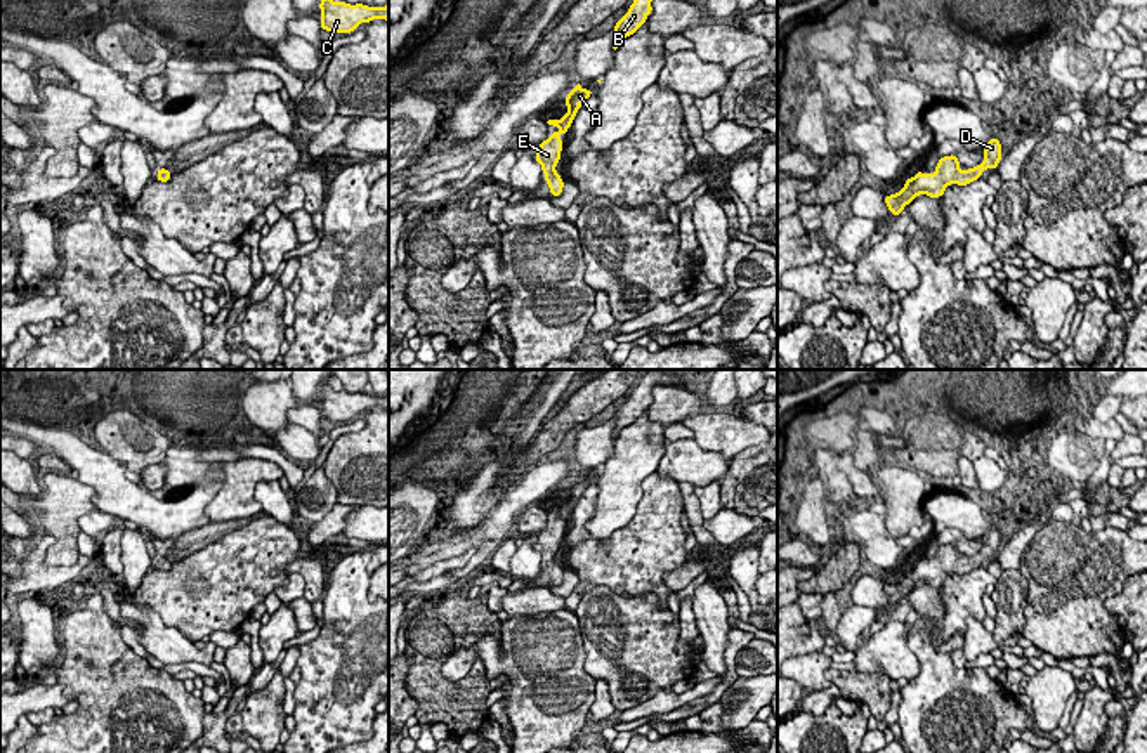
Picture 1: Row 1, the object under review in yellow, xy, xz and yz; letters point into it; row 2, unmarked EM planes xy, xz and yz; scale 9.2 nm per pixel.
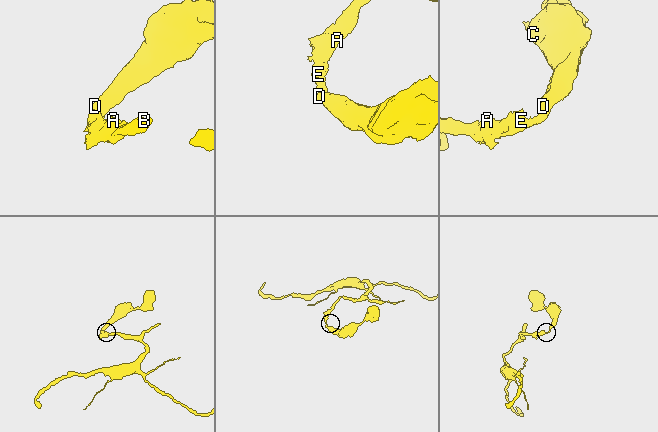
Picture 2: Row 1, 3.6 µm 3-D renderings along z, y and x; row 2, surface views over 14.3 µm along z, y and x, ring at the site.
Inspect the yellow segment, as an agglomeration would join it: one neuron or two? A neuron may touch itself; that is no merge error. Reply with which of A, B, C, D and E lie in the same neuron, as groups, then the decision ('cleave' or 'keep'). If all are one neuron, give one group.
groups A B C D E; keep

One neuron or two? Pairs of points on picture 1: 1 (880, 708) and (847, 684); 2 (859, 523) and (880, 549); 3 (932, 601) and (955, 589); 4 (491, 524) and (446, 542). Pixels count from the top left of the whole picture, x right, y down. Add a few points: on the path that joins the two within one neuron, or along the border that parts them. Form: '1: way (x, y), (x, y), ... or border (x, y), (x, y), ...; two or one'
1: way (871, 700), (856, 686); one
2: way (866, 530), (877, 542); one
3: border (941, 587), (943, 616), (937, 622); two
4: way (481, 533), (457, 538); one

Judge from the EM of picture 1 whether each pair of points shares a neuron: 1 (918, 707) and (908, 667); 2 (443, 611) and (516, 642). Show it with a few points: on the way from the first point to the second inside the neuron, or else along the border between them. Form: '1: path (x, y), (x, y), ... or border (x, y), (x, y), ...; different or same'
1: border (906, 639), (918, 663), (918, 672), (910, 680); different
2: border (502, 622), (497, 637), (481, 635), (460, 646); different

